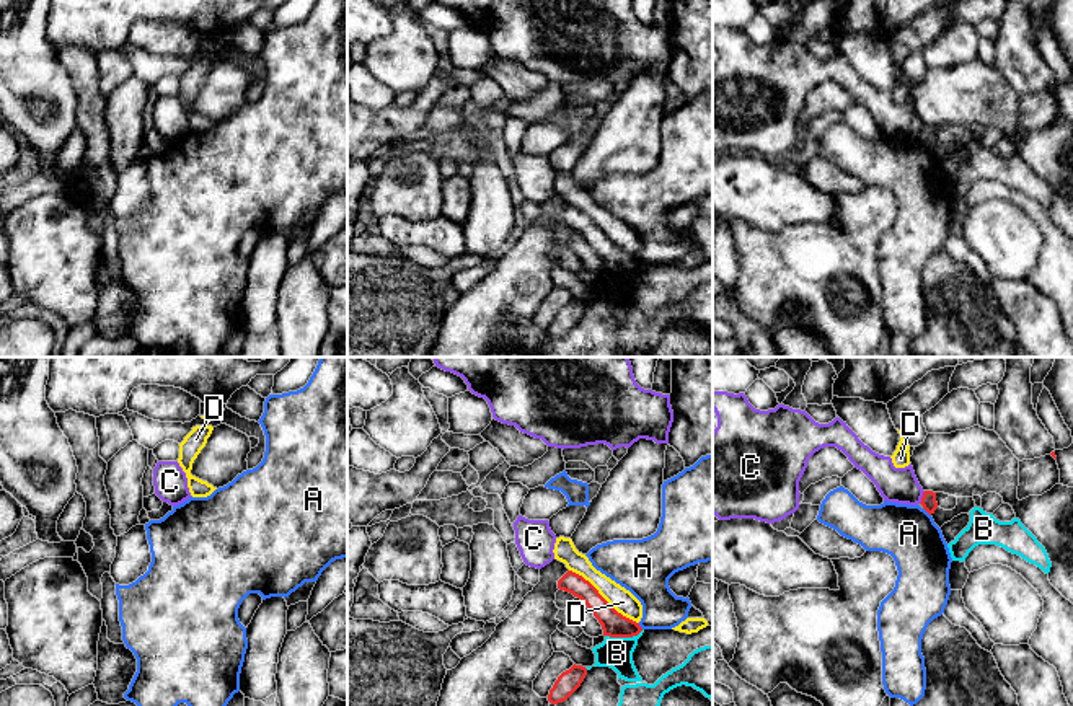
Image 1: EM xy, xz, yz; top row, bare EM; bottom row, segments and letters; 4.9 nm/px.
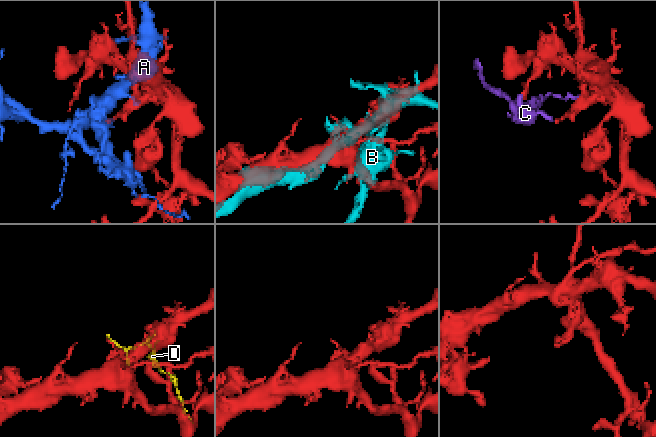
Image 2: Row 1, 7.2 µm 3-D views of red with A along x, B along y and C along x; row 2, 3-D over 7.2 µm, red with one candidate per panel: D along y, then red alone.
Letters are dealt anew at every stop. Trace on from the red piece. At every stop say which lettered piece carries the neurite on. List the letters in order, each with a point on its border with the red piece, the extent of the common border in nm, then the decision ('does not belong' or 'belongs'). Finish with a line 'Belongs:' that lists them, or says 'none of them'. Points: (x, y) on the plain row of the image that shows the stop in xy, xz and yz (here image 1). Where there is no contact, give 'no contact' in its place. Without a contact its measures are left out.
A: yz (927, 145) | 60 nm | does not belong
B: xz (623, 271) | 190 nm | does not belong
C: yz (922, 132) | 70 nm | does not belong
D: xz (602, 232) | 440 nm | does not belong
Belongs: none of them

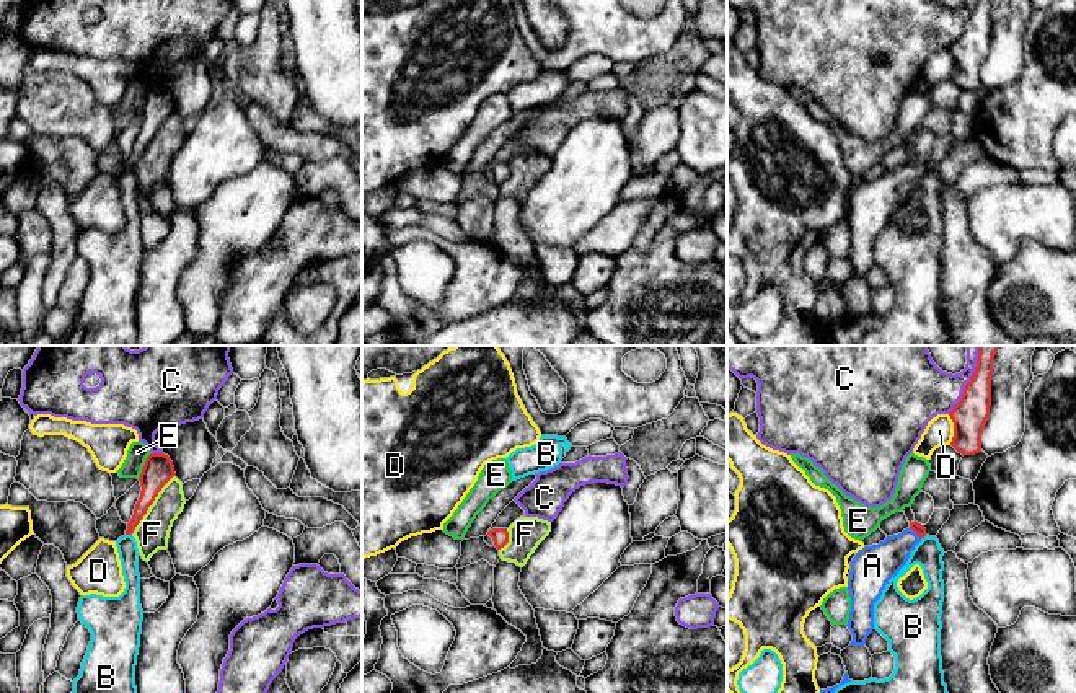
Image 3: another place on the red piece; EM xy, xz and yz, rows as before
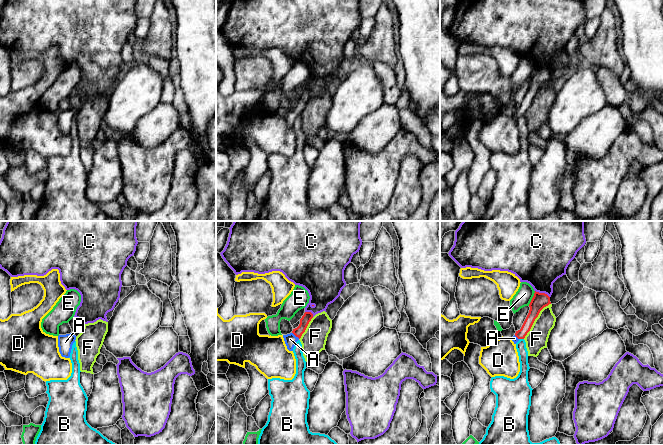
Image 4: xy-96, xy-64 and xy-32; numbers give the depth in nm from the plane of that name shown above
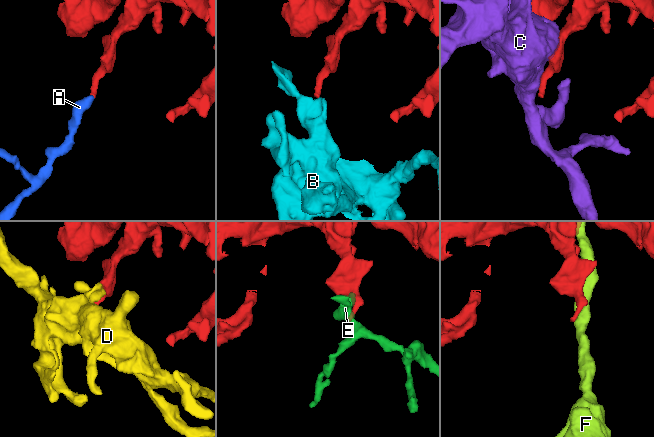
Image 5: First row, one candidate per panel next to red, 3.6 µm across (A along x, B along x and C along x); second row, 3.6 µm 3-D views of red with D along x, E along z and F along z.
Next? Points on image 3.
A: yz (915, 167) | 80 nm | belongs
B: xy (129, 168) | 30 nm | does not belong
C: yz (964, 25) | 280 nm | does not belong
D: yz (954, 64) | 150 nm | does not belong
E: xy (144, 100) | 150 nm | does not belong
F: xy (152, 137) | 360 nm | does not belong
Belongs: A

